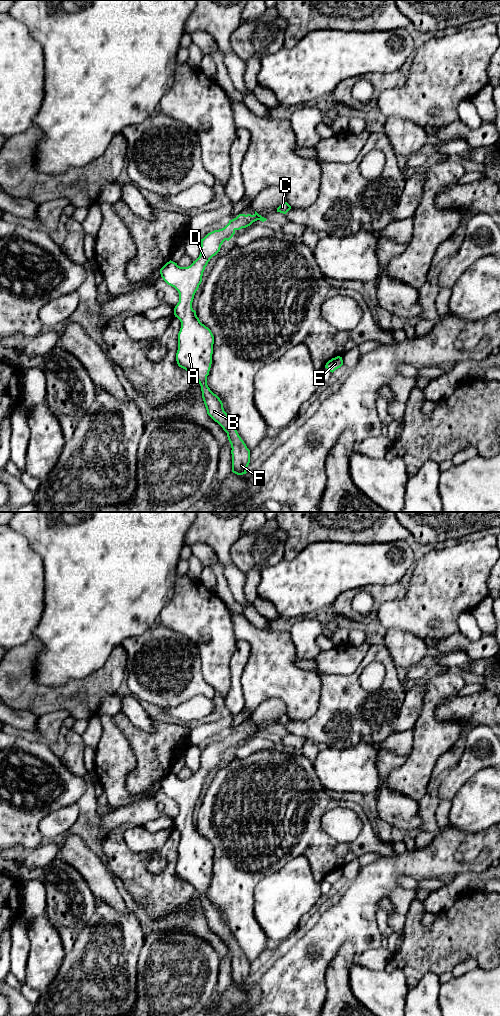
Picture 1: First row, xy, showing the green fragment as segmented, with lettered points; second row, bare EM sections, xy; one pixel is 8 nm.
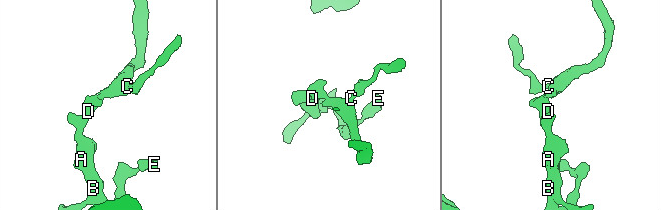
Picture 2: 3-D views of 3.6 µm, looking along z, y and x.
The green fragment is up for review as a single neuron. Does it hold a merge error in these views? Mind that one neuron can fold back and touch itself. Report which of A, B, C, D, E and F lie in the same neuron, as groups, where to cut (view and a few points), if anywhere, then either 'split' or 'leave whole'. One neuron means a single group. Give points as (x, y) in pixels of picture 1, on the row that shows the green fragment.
groups A B C D E F; cut none; leave whole

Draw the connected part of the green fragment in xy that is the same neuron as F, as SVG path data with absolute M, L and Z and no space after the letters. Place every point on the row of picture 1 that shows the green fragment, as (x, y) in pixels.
M256 211L254 215L239 214L229 220L224 228L214 230L201 239L200 255L190 266L180 267L170 260L160 269L163 280L179 293L179 302L174 308L174 315L181 322L176 353L177 364L192 373L198 380L207 414L227 433L232 448L232 472L237 475L247 473L250 450L224 411L222 401L207 385L207 376L212 364L214 336L211 330L200 322L196 311L192 308L192 302L202 282L205 267L220 251L223 242L229 241L236 230L246 228L257 220L264 222L267 219Z

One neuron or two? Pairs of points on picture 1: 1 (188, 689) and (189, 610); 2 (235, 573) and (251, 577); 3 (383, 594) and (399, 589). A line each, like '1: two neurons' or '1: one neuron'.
1: two neurons
2: two neurons
3: one neuron

